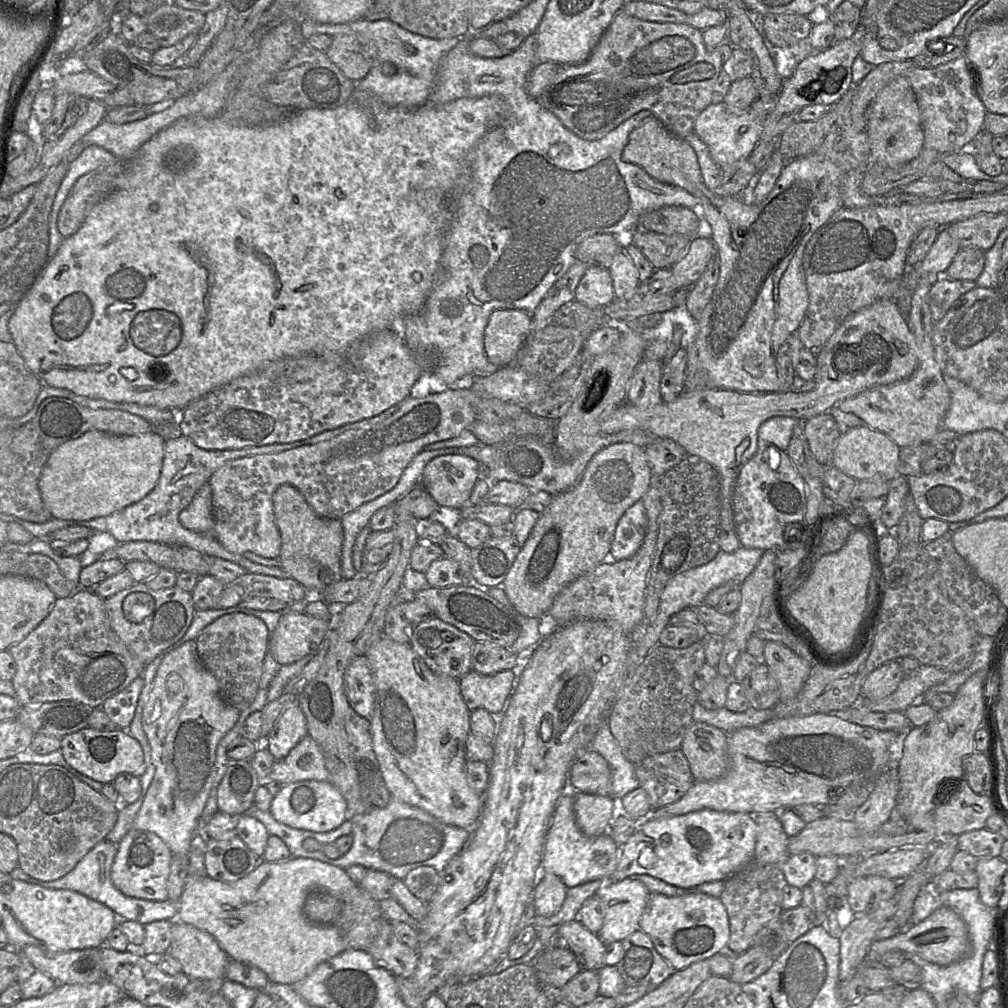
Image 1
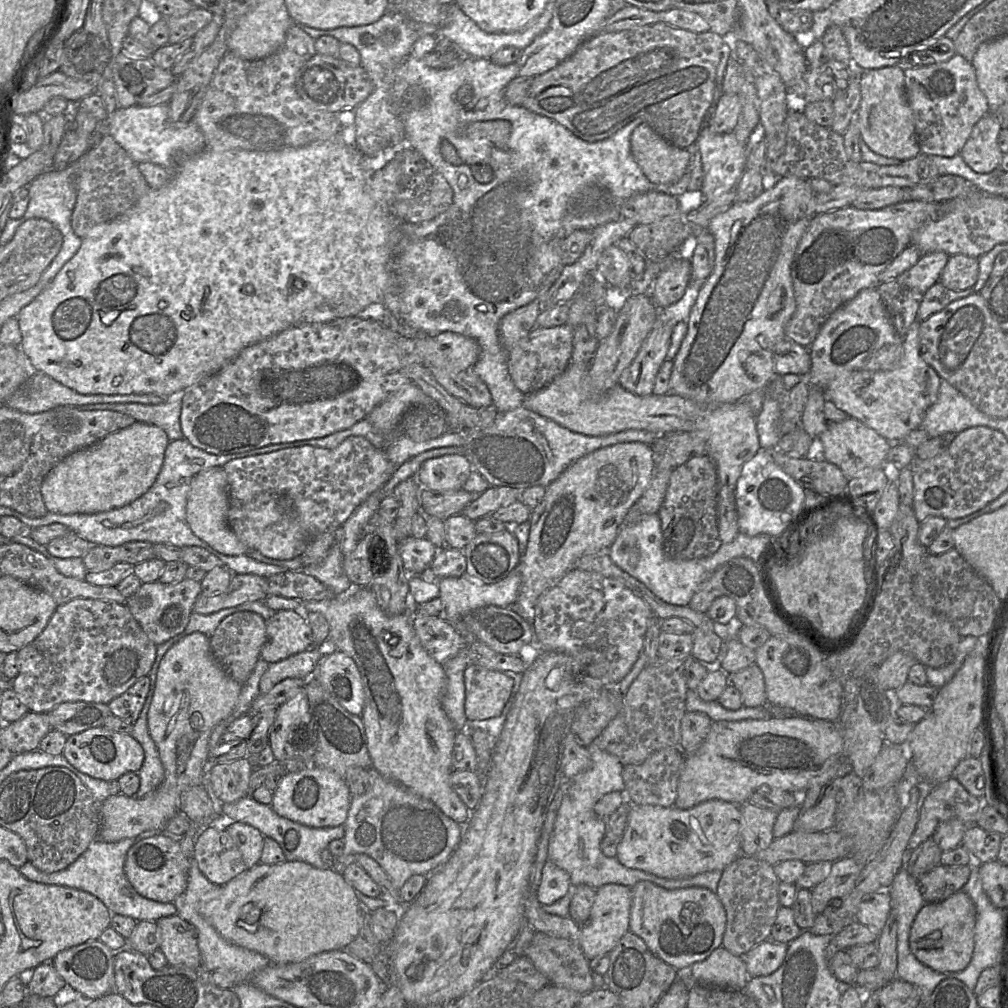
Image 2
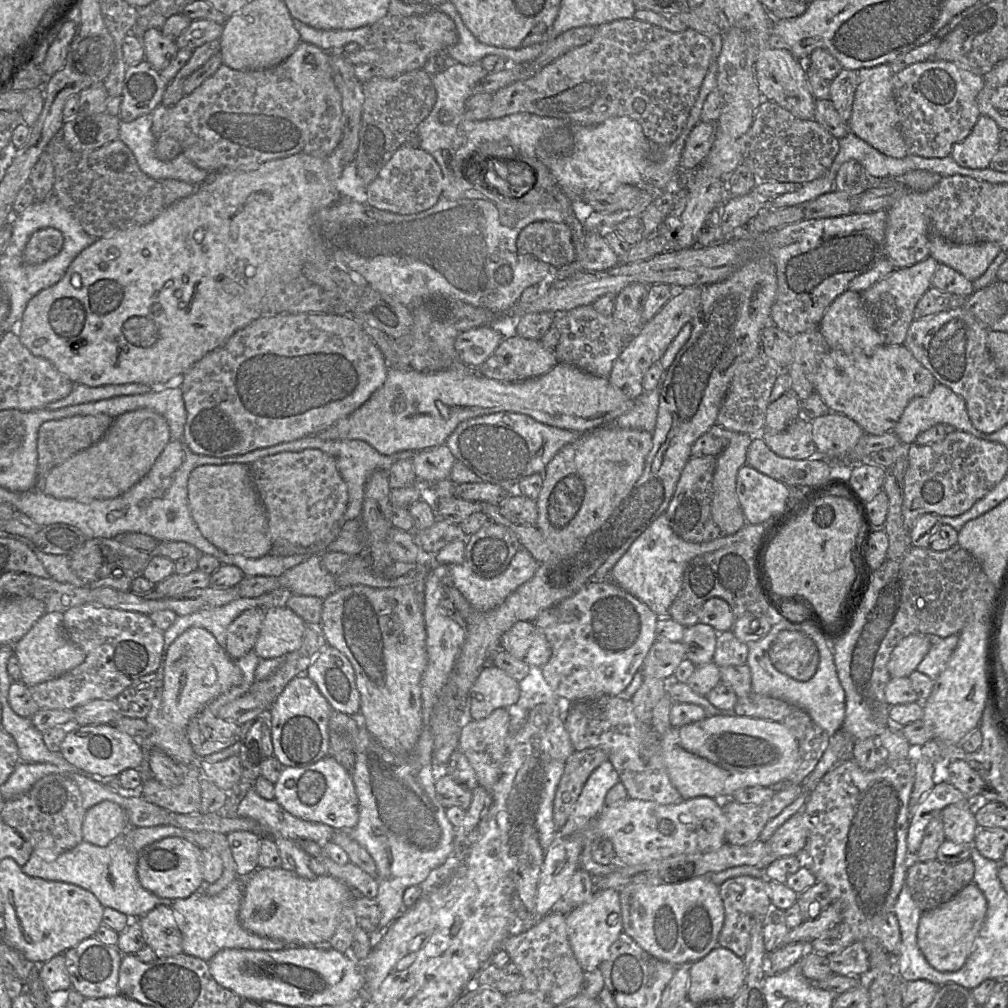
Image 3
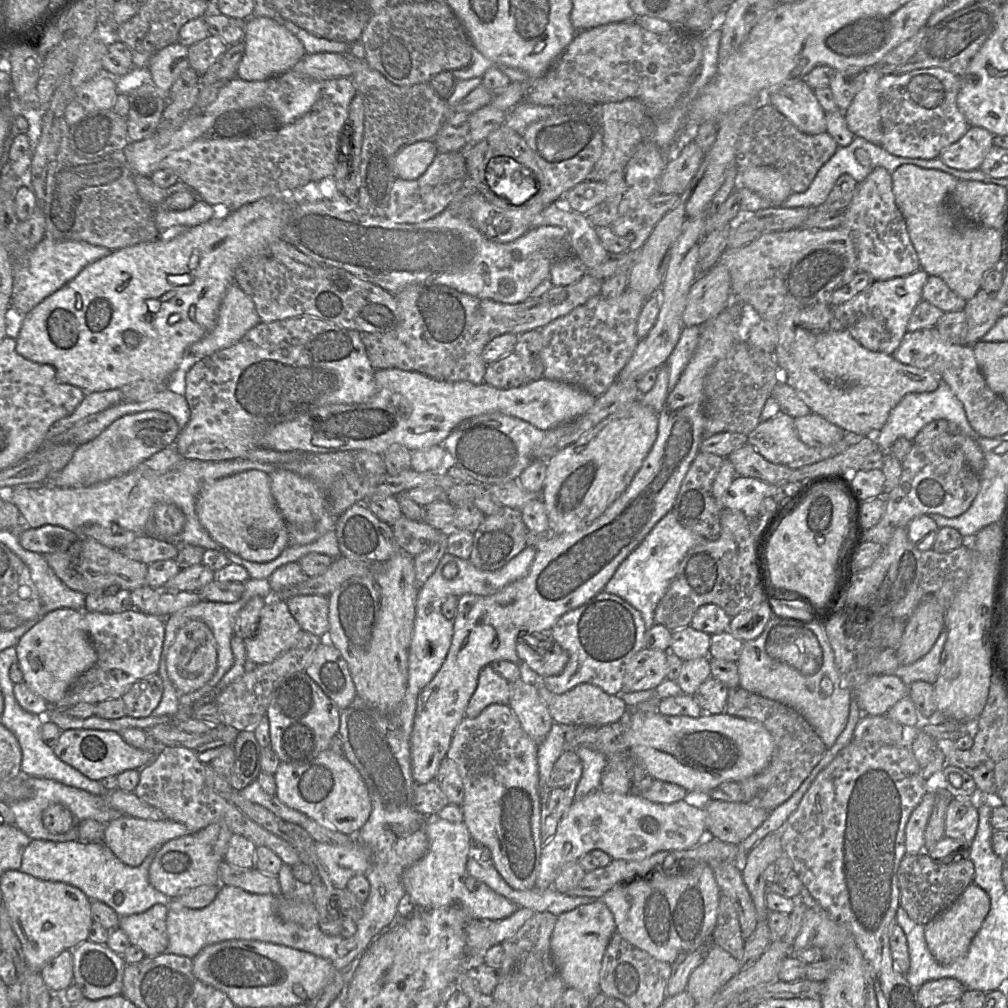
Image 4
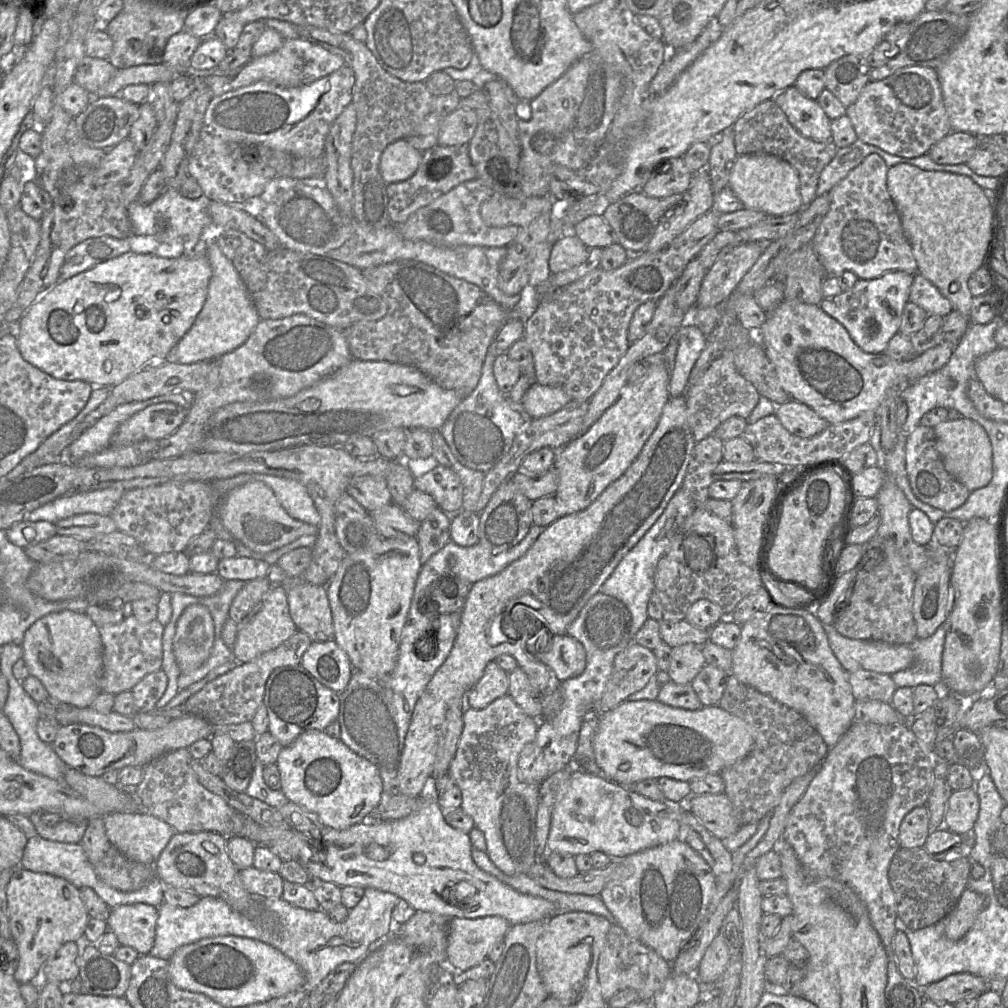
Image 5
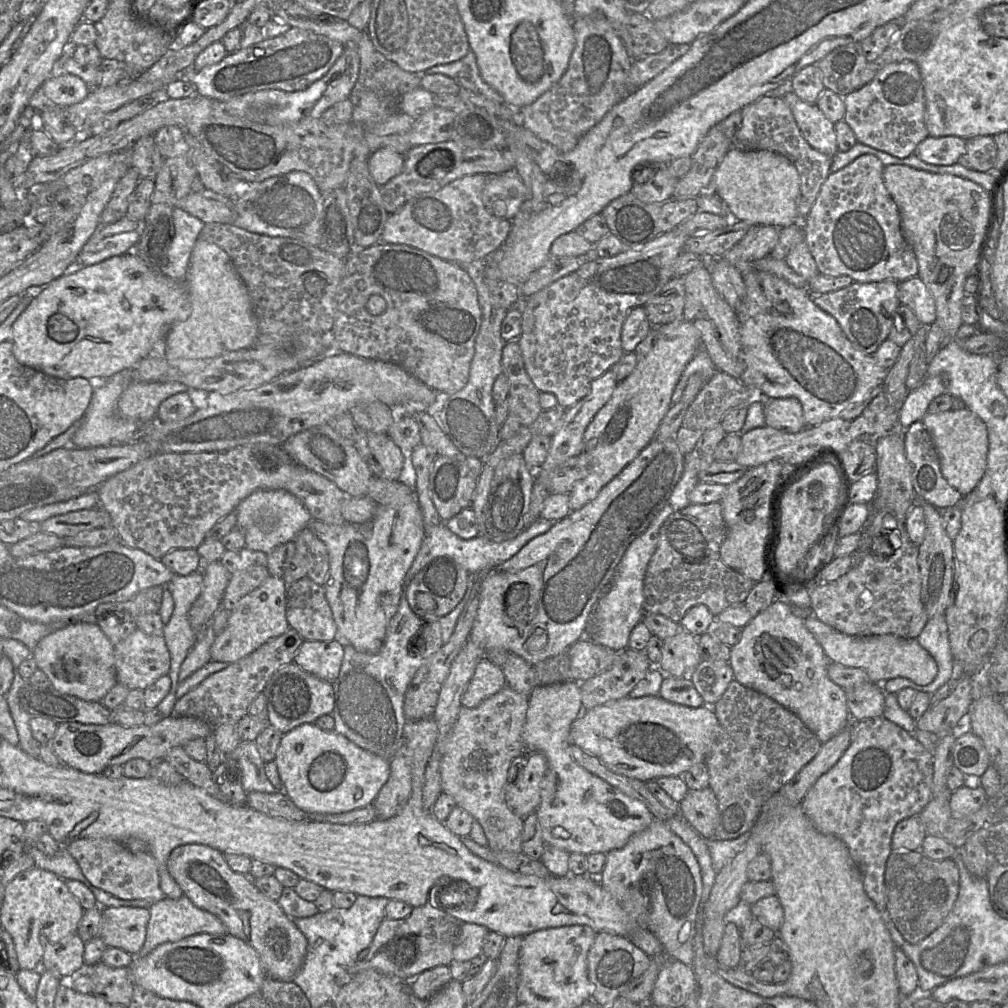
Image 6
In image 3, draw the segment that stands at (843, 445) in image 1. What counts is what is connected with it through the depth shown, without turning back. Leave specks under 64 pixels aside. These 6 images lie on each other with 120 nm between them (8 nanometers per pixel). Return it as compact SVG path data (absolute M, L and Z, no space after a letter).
M831 411L810 420L810 424L817 451L830 461L844 460L864 435L855 421Z

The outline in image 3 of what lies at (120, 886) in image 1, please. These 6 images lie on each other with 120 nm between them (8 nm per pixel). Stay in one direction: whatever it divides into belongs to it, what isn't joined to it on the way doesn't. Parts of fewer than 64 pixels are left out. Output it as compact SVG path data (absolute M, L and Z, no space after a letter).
M167 837L156 841L140 853L137 875L141 885L160 898L188 898L206 885L202 870L202 849L180 837Z

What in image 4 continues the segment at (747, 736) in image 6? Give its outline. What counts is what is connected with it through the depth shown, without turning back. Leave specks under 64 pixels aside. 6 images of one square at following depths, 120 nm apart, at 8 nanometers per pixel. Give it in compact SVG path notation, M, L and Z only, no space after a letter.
M740 686L729 690L725 712L732 716L761 722L774 739L774 752L766 769L740 782L743 802L772 812L800 787L821 761L827 747L798 711Z

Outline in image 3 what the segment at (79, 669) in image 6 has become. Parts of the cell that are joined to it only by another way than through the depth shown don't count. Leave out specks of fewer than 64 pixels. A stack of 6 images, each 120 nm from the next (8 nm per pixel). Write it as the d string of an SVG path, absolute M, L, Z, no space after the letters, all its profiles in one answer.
M63 612L44 614L32 628L14 644L14 654L21 667L21 682L31 687L57 678L85 660L84 651L70 641L63 628Z

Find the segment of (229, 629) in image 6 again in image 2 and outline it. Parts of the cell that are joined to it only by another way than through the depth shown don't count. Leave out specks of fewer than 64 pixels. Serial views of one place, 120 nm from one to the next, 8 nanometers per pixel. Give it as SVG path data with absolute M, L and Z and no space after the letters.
M280 610L266 621L266 642L260 656L275 663L312 646L312 632L305 614Z

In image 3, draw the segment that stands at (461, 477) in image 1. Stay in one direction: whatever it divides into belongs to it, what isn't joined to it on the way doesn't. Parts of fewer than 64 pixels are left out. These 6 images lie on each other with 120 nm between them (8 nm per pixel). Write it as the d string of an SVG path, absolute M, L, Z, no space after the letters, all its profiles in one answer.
M444 444L418 451L411 459L417 479L432 486L450 479L455 461L456 458Z

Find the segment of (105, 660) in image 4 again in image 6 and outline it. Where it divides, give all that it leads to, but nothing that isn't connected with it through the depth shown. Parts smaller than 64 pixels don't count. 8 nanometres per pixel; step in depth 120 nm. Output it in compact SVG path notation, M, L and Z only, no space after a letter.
M137 628L126 639L113 647L117 683L127 686L130 690L146 689L160 677L168 675L170 669L170 653L162 636L149 635Z

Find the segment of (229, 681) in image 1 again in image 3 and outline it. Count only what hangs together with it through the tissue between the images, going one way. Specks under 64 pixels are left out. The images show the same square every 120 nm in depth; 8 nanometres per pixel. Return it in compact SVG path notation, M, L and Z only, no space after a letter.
M259 607L249 608L228 626L224 650L233 660L241 658L254 649L265 610Z

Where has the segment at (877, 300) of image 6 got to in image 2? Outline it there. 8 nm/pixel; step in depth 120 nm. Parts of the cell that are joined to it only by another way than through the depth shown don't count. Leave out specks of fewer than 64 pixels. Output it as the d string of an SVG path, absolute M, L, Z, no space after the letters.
M944 252L923 254L913 267L888 282L880 283L876 287L892 324L902 337L905 336L910 325L917 320L917 312L924 294L939 281L948 258L949 255Z

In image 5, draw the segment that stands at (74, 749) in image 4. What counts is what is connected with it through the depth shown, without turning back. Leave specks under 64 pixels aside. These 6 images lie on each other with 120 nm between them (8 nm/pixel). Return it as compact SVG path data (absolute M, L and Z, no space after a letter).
M187 715L171 719L166 726L156 730L137 727L130 732L110 732L82 723L62 725L51 746L68 767L87 776L101 777L109 771L121 770L127 766L145 767L168 752L188 749L196 741L210 739L212 735L213 725L209 721L197 715Z

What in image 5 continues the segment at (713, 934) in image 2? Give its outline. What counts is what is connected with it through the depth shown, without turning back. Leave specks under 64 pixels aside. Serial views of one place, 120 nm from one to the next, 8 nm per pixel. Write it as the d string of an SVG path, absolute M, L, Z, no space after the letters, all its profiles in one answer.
M682 838L613 860L618 860L615 871L600 893L600 898L613 915L615 923L629 936L672 964L706 915L716 888L716 877L711 867Z

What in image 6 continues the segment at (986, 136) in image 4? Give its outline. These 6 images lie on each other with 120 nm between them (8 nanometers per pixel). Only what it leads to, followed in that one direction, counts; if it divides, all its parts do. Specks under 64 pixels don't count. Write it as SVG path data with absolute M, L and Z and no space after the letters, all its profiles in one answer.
M928 136L916 147L914 154L932 165L952 165L966 150L966 140L958 136Z

